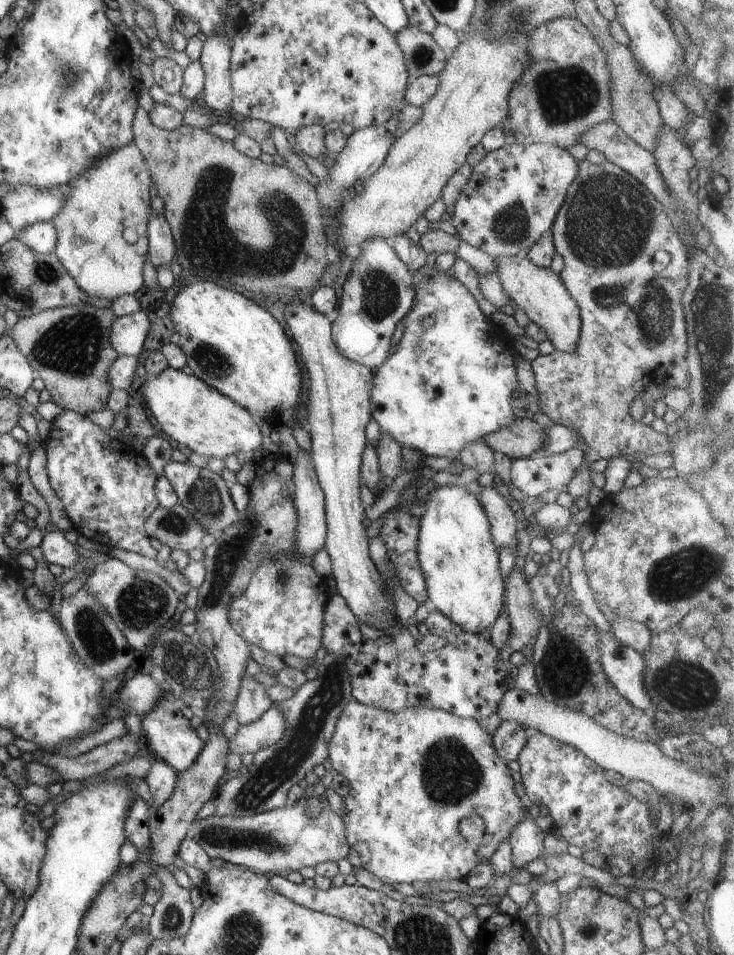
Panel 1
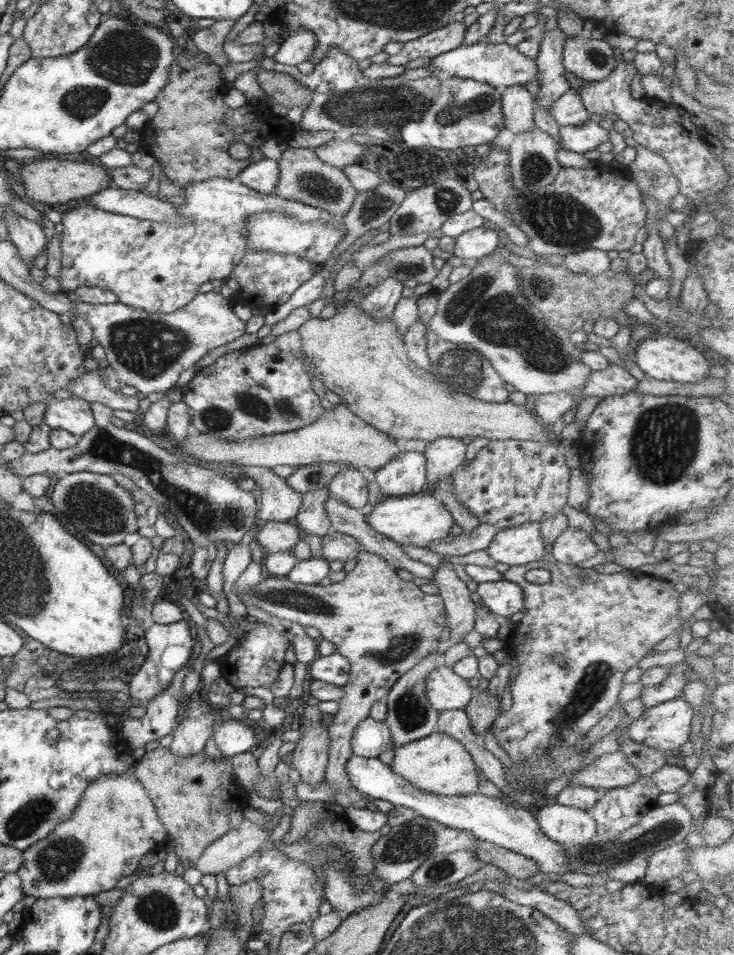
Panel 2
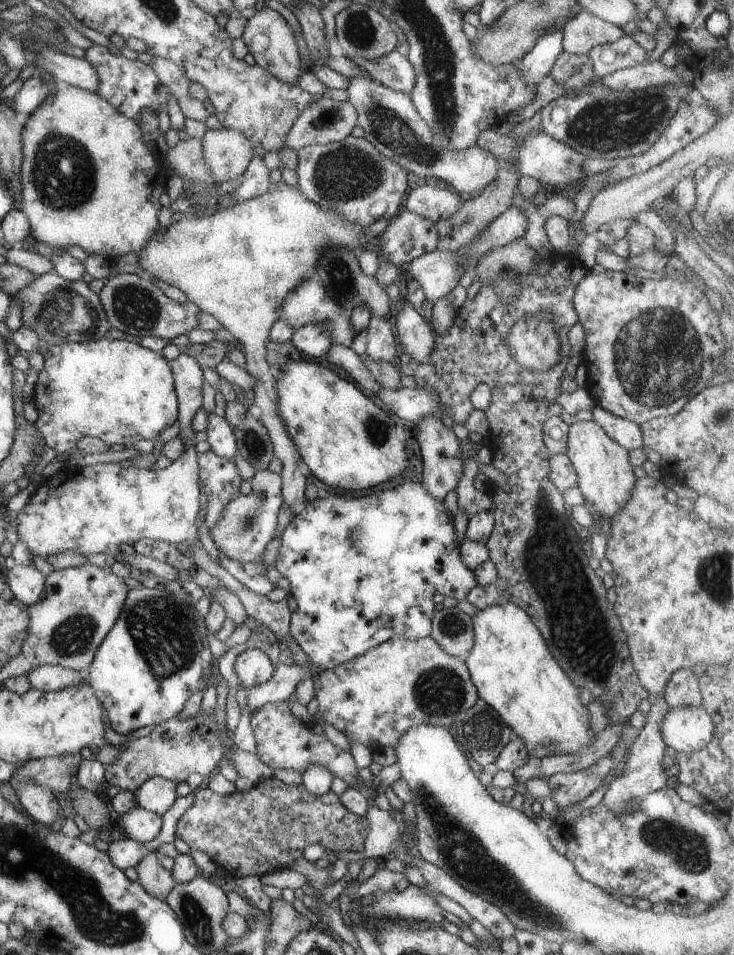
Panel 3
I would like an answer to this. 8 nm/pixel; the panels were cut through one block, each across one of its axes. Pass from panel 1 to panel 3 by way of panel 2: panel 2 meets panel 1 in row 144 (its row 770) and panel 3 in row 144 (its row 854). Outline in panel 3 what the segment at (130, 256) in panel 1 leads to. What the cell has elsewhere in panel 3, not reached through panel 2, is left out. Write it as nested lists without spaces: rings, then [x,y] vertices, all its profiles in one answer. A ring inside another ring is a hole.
[[[60,85],[54,96],[46,98],[29,115],[23,128],[20,211],[28,218],[32,238],[54,249],[76,245],[88,256],[102,254],[110,265],[121,256],[140,252],[158,231],[160,197],[166,192],[171,174],[142,140],[140,122],[122,116],[95,92]]]

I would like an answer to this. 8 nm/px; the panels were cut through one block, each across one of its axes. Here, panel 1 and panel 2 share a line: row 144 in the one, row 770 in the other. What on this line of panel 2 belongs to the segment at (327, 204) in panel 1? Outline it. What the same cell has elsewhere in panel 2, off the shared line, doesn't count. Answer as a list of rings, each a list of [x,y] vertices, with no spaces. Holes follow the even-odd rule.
[[[352,755],[345,764],[346,774],[350,779],[351,785],[357,788],[362,794],[366,793],[371,798],[380,798],[382,800],[388,800],[396,806],[406,806],[415,810],[418,815],[424,818],[429,818],[445,824],[446,826],[471,832],[476,839],[496,844],[500,848],[505,848],[518,855],[524,856],[528,859],[534,860],[540,864],[540,872],[550,877],[550,880],[554,875],[562,875],[563,873],[571,872],[570,868],[566,866],[566,854],[564,854],[564,846],[553,842],[548,839],[547,836],[541,831],[540,825],[530,811],[524,808],[516,808],[514,804],[508,805],[501,801],[500,798],[489,797],[482,795],[480,792],[472,795],[462,796],[448,796],[430,794],[424,792],[406,782],[399,774],[396,774],[387,764],[384,764],[378,757],[366,758],[358,755]]]

